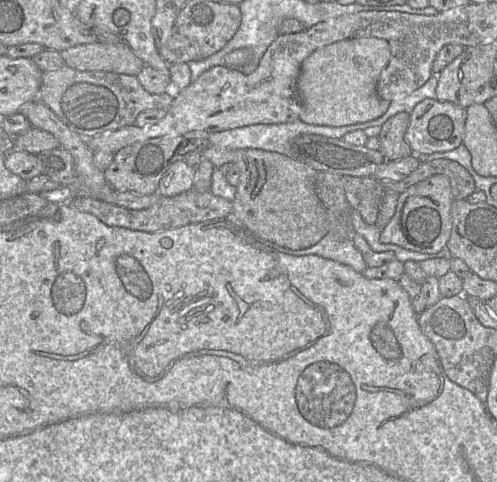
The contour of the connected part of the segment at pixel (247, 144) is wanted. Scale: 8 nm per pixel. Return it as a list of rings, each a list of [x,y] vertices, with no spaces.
[[[300,119],[294,122],[287,123],[275,123],[275,124],[255,124],[239,128],[234,128],[230,130],[225,130],[221,132],[210,133],[209,149],[203,152],[203,158],[209,160],[215,167],[220,167],[225,163],[233,162],[233,151],[238,149],[261,149],[271,152],[277,152],[286,156],[291,157],[291,146],[294,138],[301,134],[316,134],[308,133],[308,129],[312,129],[311,124],[302,122]]]

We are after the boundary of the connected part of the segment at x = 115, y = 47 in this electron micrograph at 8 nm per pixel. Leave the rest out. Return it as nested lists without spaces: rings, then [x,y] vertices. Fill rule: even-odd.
[[[122,40],[116,44],[100,41],[80,44],[61,52],[64,63],[79,71],[111,71],[137,76],[143,61]]]

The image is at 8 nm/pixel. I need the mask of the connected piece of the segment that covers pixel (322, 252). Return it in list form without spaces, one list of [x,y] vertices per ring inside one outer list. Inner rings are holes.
[[[328,233],[314,246],[301,250],[291,250],[278,245],[271,245],[274,249],[294,256],[318,255],[341,264],[350,266],[356,272],[362,273],[367,265],[353,240],[336,240],[332,233]]]

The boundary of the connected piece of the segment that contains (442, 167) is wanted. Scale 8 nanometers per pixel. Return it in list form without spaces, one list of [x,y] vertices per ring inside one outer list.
[[[437,159],[421,162],[405,179],[400,181],[379,181],[384,192],[393,191],[401,194],[412,185],[436,174],[448,177],[454,200],[466,200],[476,191],[471,174],[458,162],[448,159]]]

